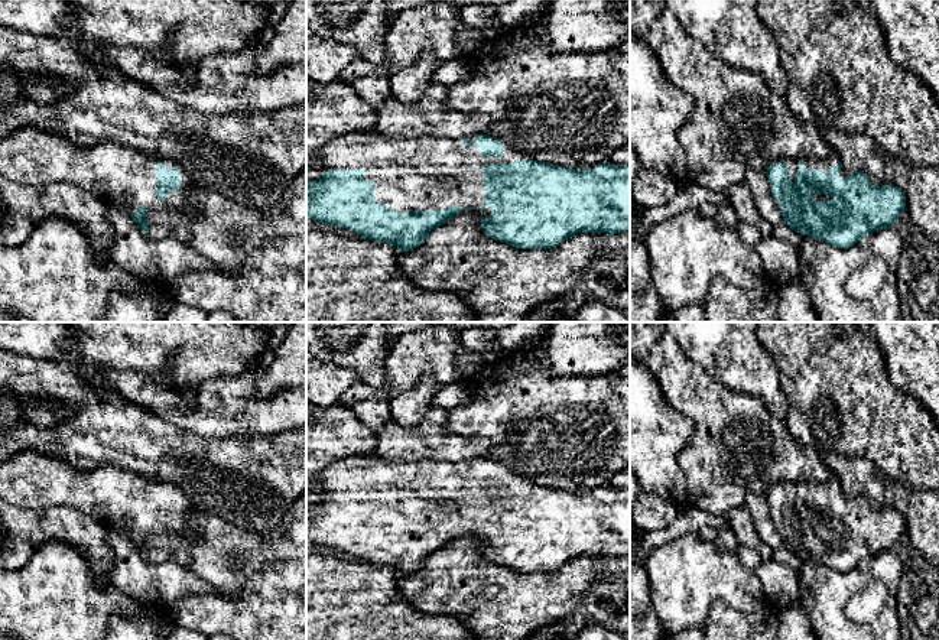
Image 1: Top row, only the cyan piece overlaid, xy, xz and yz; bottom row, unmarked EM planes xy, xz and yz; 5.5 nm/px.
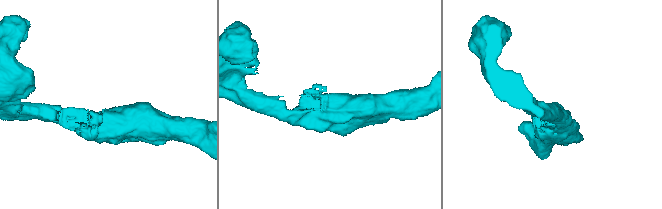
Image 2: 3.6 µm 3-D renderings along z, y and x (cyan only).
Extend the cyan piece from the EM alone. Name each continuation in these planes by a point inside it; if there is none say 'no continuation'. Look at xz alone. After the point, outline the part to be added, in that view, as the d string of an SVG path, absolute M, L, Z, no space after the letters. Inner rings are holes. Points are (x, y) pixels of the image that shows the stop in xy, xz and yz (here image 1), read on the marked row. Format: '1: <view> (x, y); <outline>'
1: xz (421, 174); M350 133L335 137L319 152L322 172L325 169L367 169L364 181L374 181L377 204L389 209L399 209L403 217L409 209L428 211L459 207L459 215L490 217L491 209L484 208L484 170L485 163L510 163L514 160L533 160L530 155L504 143L504 156L481 156L480 146L462 146L461 139L422 136L416 139L387 137L380 133Z

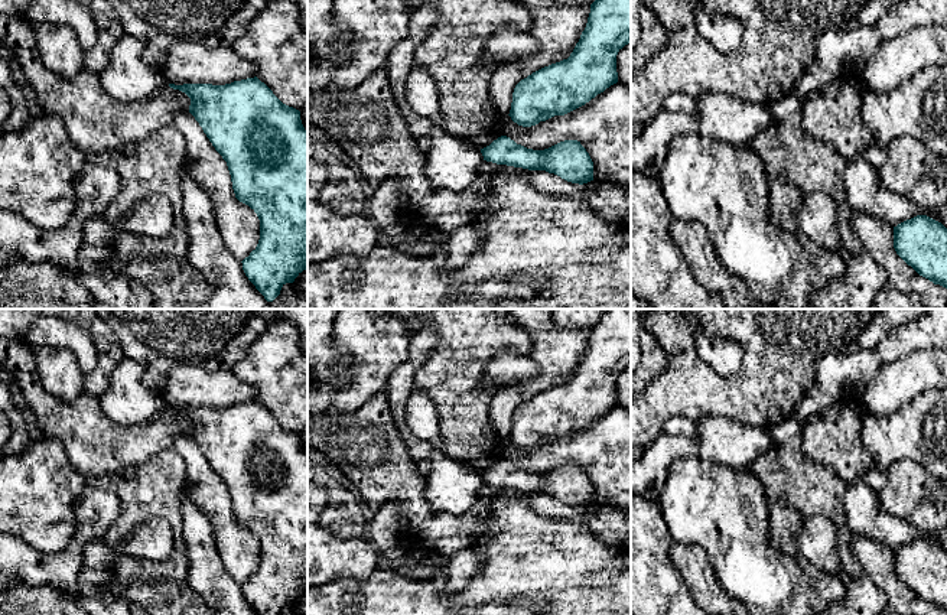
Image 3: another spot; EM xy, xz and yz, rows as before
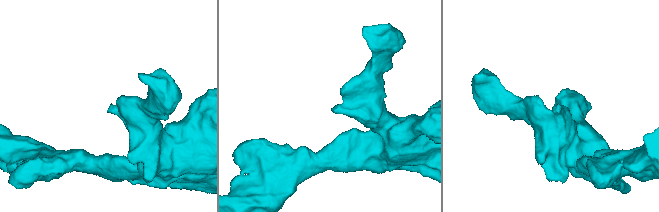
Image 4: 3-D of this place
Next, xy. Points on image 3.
no continuation

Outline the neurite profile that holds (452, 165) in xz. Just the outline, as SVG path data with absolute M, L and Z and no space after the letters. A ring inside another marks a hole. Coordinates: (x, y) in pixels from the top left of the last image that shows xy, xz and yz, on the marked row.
M433 124L426 160L426 173L435 186L463 193L476 179L484 156Z

